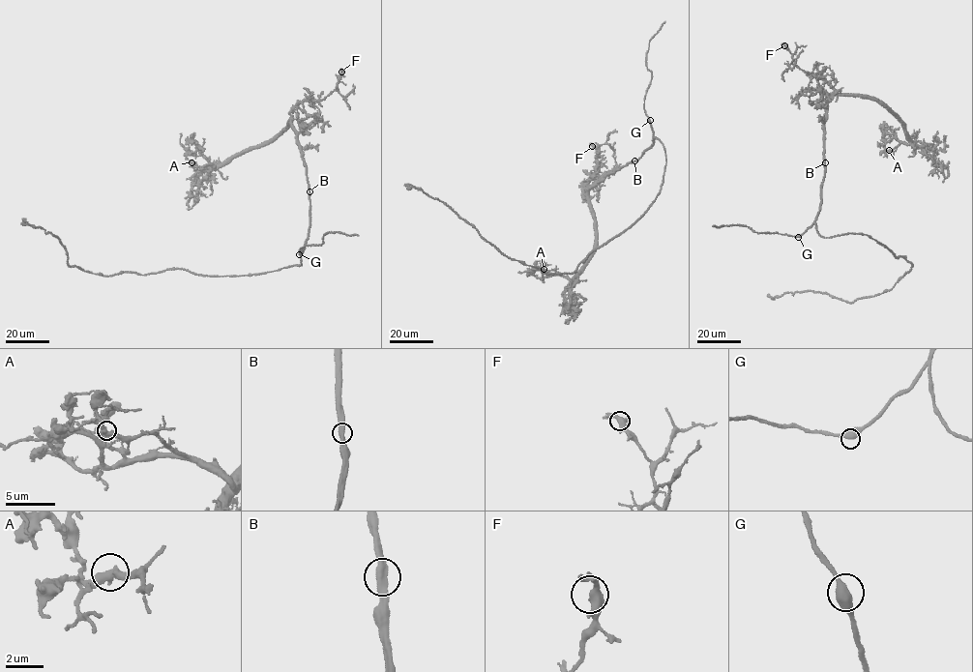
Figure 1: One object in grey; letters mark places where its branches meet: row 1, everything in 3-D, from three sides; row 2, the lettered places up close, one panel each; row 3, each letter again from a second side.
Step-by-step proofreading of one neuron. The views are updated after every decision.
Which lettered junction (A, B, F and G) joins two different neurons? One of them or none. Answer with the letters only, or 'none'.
none

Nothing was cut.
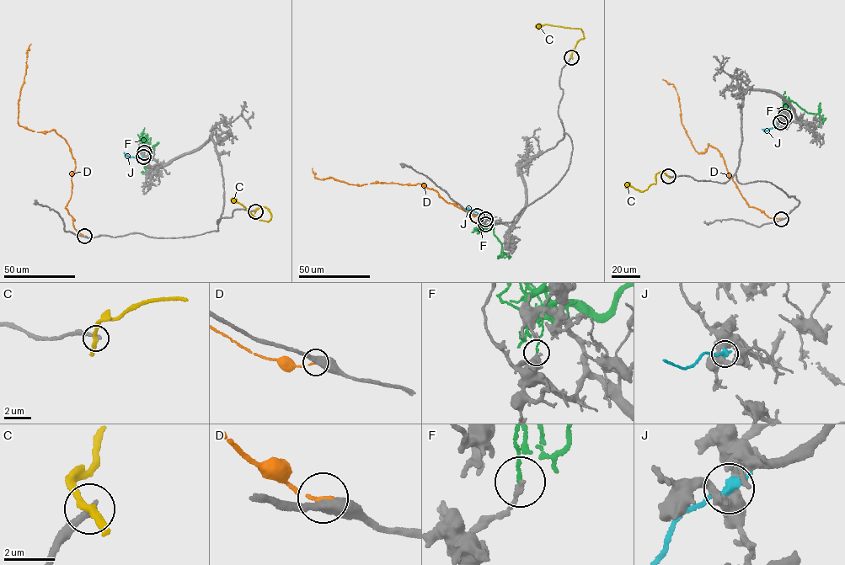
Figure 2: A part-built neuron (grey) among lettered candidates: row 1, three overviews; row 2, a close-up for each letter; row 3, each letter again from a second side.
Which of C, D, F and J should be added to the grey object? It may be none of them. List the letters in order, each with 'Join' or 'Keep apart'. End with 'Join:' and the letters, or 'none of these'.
C: Keep apart
D: Keep apart
F: Keep apart
J: Keep apart
Join: none of these

